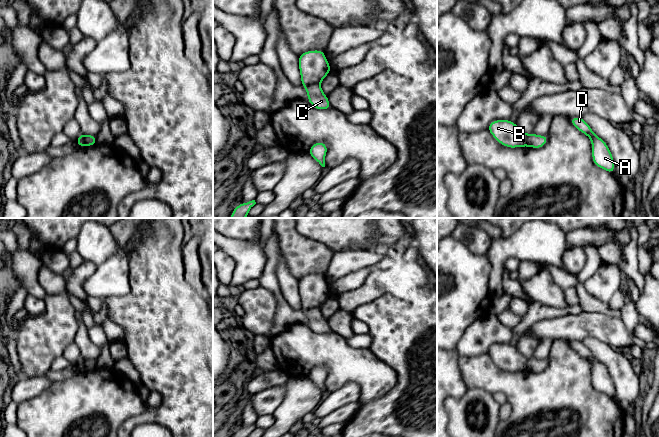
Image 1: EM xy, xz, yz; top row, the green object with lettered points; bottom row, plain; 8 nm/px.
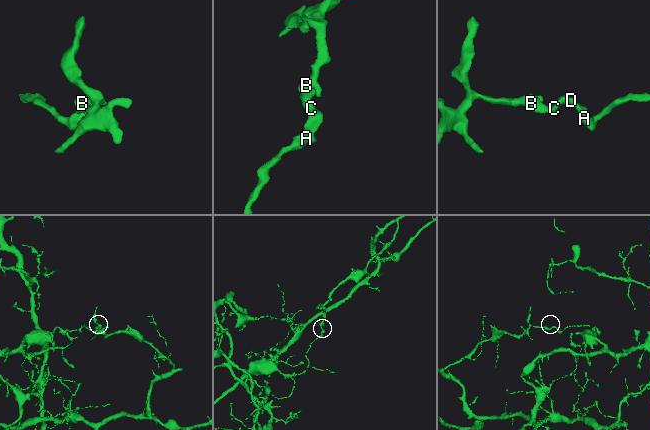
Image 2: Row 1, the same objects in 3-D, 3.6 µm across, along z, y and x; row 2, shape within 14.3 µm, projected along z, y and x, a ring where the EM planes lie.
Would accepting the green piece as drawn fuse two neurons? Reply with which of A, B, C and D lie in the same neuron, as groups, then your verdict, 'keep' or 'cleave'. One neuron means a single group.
A C D / B | cleave

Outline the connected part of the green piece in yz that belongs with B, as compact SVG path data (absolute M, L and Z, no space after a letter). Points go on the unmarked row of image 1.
M494 344L487 353L503 370L517 372L527 370L528 359L516 347L507 344Z

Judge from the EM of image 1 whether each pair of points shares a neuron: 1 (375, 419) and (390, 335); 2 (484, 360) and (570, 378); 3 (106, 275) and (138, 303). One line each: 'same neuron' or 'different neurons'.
1: same neuron
2: same neuron
3: different neurons

